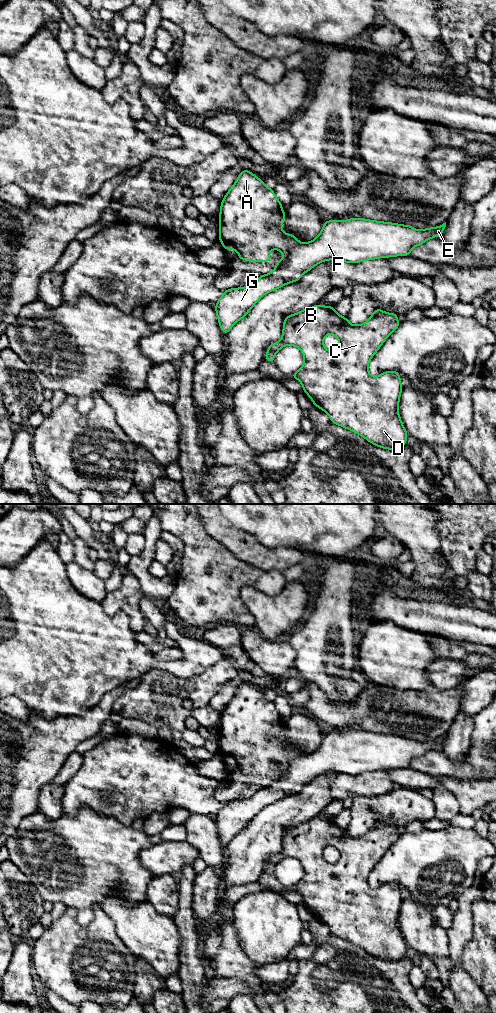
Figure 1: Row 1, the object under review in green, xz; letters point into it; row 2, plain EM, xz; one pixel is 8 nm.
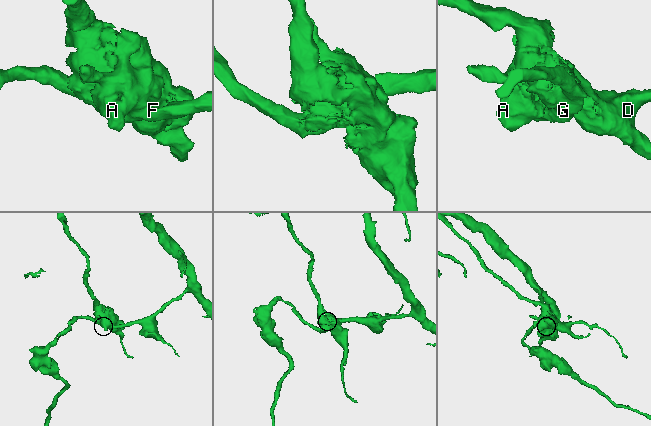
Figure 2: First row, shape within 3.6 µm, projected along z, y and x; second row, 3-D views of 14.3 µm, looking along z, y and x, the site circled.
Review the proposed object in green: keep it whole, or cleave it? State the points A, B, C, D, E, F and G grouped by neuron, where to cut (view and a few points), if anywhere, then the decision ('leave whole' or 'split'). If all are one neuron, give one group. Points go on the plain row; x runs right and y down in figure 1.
A B C D / E F G | xz (300, 754), (291, 758), (284, 765) | split

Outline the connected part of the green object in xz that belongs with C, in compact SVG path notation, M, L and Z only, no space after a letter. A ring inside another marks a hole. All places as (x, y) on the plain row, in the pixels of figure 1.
M316 816L284 830L282 850L268 859L265 873L274 874L276 865L284 858L290 857L299 860L304 869L304 876L297 884L292 885L291 889L300 893L303 903L310 909L316 919L329 927L331 935L361 947L377 959L389 962L400 961L406 956L408 948L398 923L403 902L400 885L386 883L373 889L368 882L371 870L399 837L398 827L383 824L382 820L377 820L365 835L352 837L347 829L339 827L334 822L334 818ZM328 846L335 847L339 852L339 859L335 864L327 862L324 858L324 849Z

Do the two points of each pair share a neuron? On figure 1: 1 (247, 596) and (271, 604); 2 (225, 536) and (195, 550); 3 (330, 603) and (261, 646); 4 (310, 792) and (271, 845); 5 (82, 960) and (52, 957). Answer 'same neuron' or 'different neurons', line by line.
1: same neuron
2: different neurons
3: different neurons
4: same neuron
5: same neuron

